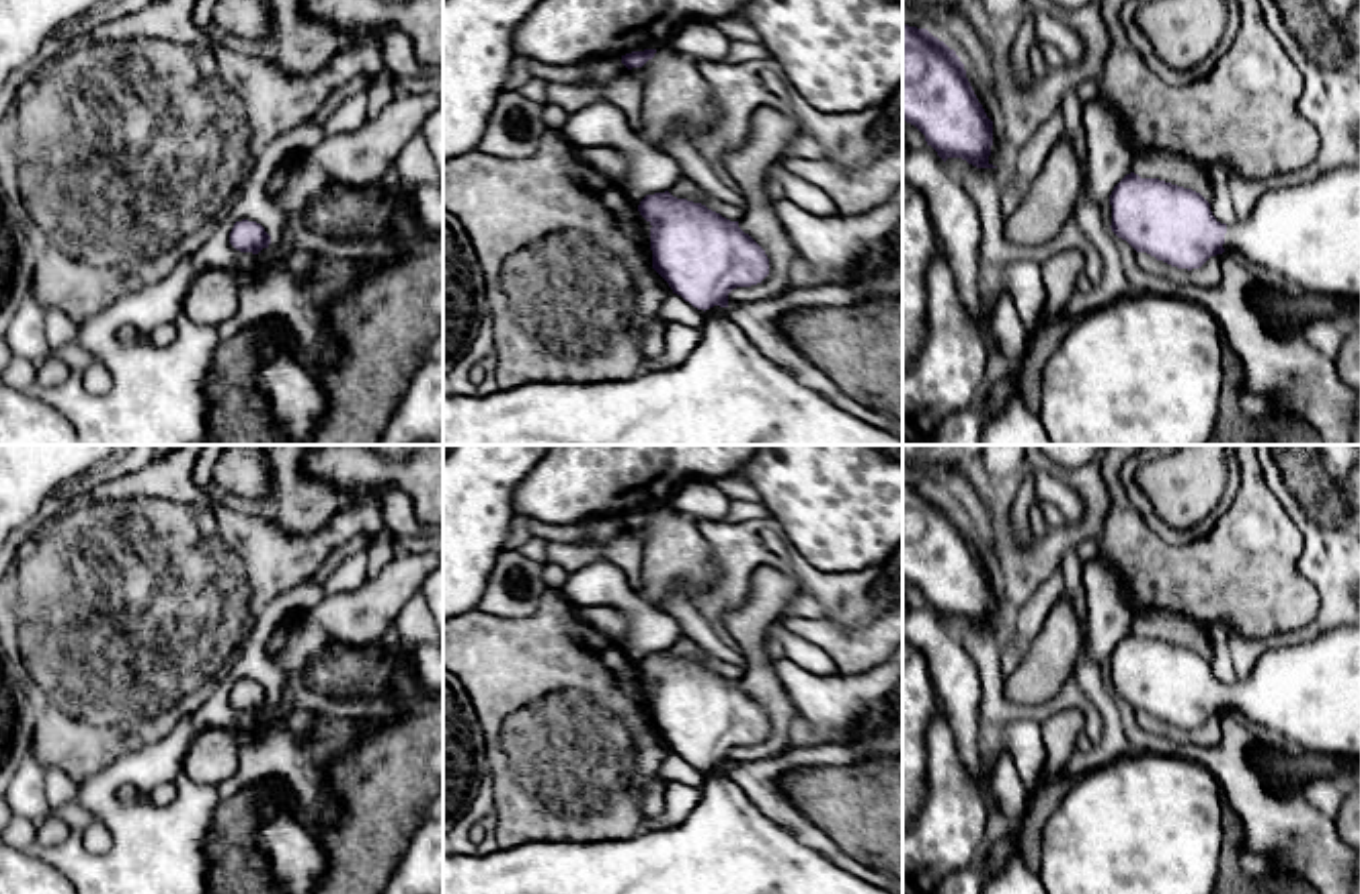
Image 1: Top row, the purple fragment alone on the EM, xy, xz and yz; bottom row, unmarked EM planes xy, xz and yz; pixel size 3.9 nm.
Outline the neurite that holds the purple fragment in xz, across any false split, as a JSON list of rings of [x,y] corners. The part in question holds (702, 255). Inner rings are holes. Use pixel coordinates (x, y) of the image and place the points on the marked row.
[[[669,191],[646,195],[638,211],[652,226],[652,269],[673,293],[706,312],[689,357],[624,381],[533,381],[488,396],[443,394],[443,445],[903,445],[802,385],[728,318],[728,293],[769,275],[765,250],[738,221]]]

